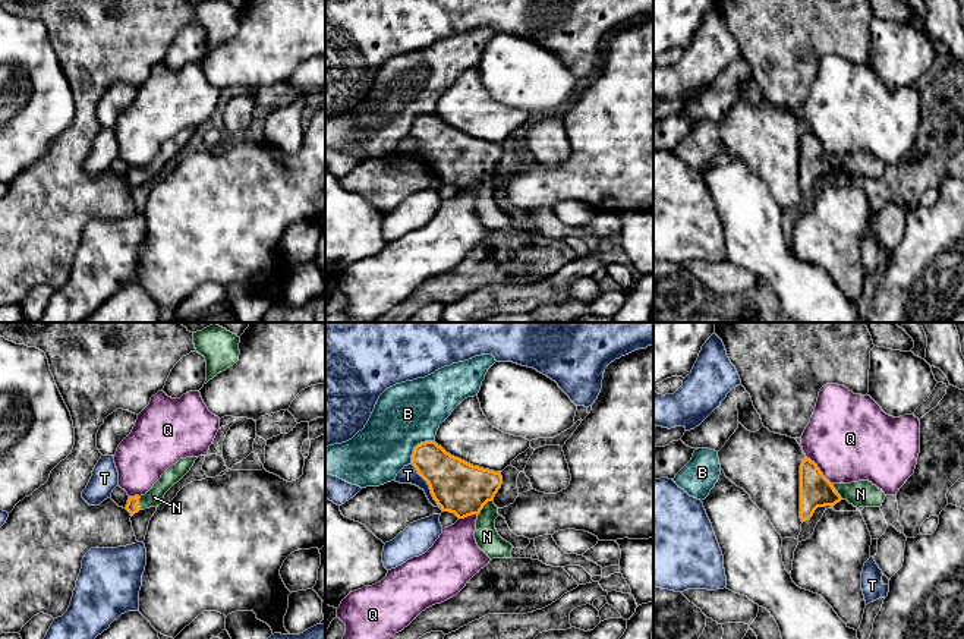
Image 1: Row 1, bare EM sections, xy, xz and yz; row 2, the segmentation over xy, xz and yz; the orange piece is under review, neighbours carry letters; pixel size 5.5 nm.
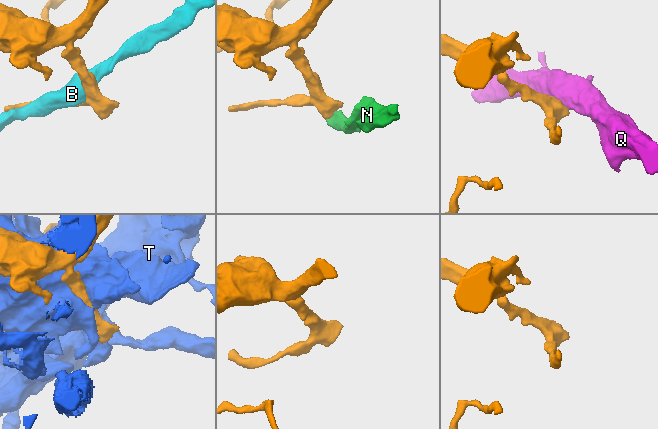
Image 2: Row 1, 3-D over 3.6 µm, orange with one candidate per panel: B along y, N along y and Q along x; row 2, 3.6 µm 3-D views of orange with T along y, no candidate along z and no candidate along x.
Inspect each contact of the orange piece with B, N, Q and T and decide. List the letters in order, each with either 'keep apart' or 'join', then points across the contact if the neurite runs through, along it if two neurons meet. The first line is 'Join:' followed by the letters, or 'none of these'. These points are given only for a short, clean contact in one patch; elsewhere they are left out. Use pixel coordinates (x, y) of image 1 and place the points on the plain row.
Join: N
B: keep apart
N: join | across xz (457, 159), (463, 160), (482, 179), (487, 208)
Q: keep apart
T: keep apart

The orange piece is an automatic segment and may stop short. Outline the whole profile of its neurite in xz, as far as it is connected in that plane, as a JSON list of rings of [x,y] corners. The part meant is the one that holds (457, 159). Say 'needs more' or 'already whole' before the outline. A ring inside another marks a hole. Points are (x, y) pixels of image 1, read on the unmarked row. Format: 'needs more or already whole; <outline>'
needs more; [[[435,113],[415,119],[412,136],[428,154],[431,166],[442,183],[459,191],[476,186],[475,211],[478,218],[492,230],[511,230],[513,217],[497,201],[498,179],[494,169],[501,160],[501,144],[473,138],[447,125]]]

